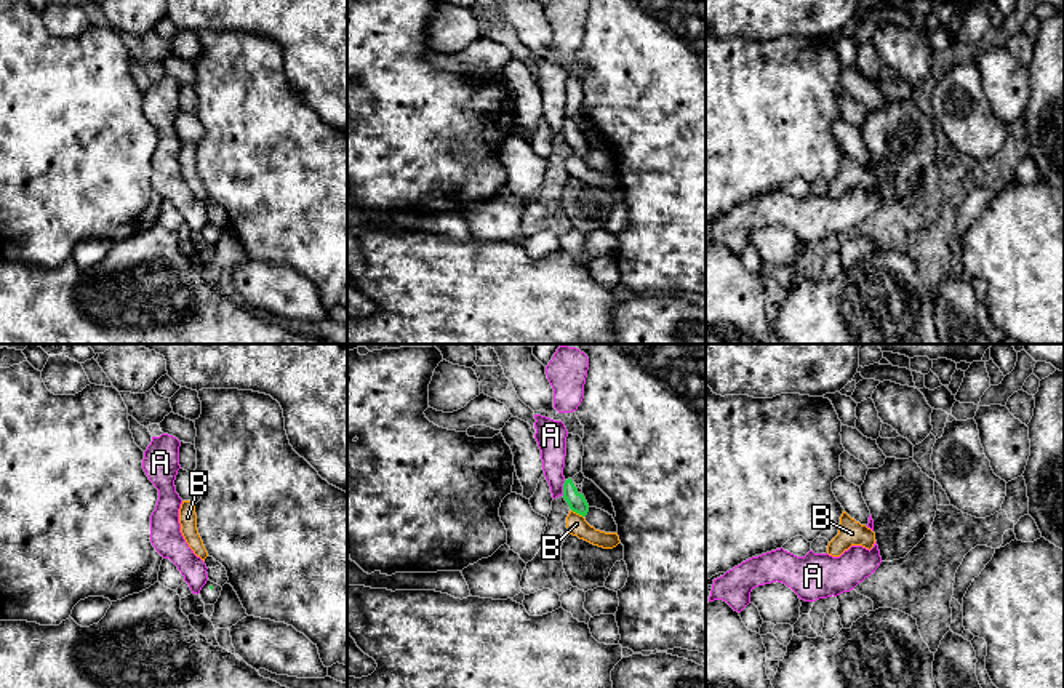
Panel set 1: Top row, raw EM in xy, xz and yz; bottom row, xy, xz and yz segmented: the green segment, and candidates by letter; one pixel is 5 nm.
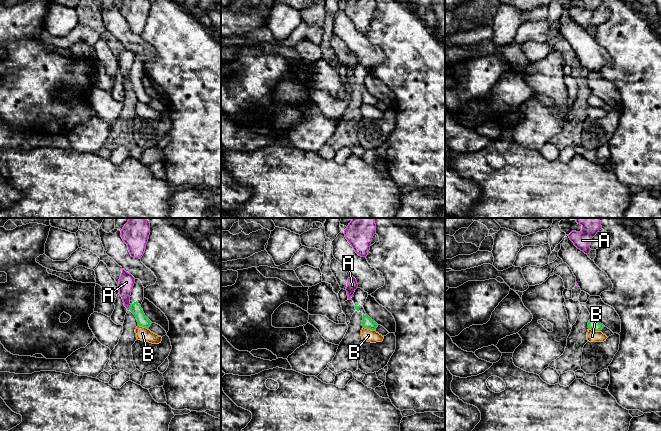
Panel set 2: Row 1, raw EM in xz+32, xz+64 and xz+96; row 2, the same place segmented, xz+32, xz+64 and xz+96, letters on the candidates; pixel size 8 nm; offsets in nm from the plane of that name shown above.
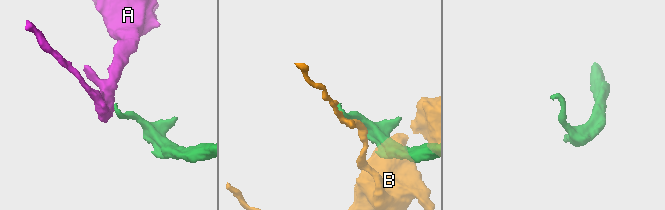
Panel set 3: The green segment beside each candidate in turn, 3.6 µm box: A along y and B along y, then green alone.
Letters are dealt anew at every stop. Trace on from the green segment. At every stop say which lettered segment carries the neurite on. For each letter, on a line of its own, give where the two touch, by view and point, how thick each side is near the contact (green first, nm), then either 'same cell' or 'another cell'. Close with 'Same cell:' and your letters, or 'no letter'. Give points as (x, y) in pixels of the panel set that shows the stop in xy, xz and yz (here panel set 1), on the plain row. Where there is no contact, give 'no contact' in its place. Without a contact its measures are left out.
A: contact xz (564, 130); calibres 90 and 140 nm; another cell
B: contact xz (578, 154); calibres 90 and 100 nm; another cell
Same cell: no letter

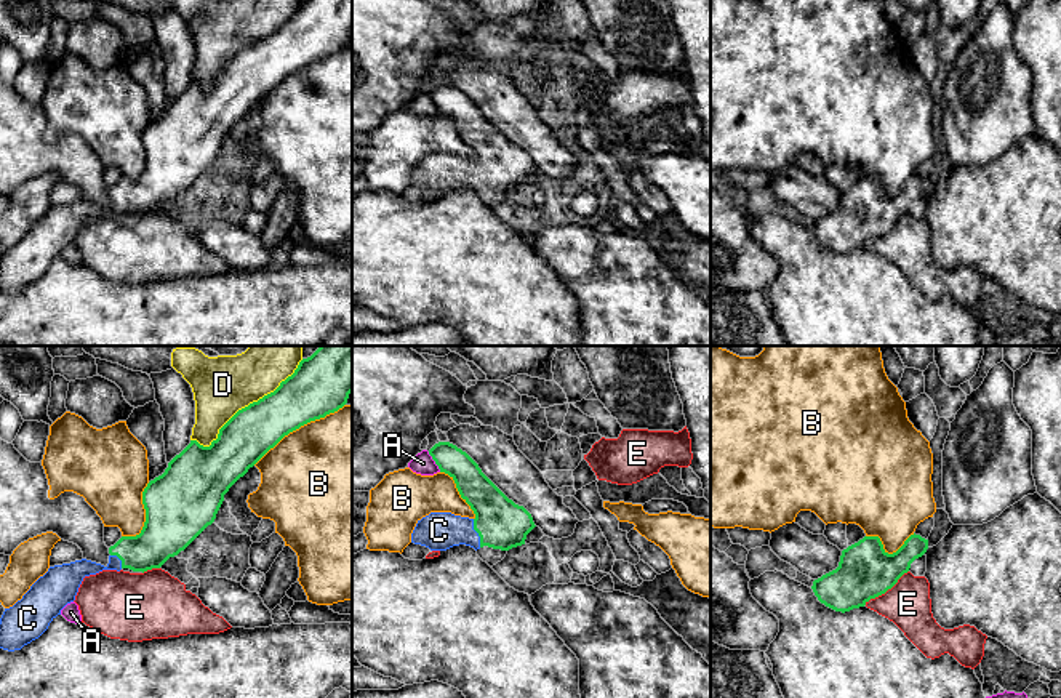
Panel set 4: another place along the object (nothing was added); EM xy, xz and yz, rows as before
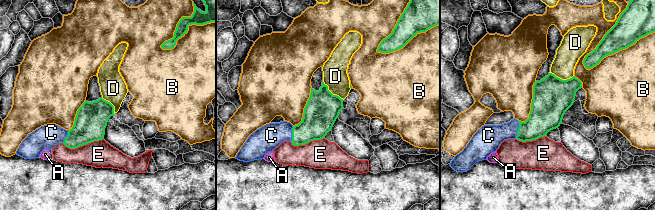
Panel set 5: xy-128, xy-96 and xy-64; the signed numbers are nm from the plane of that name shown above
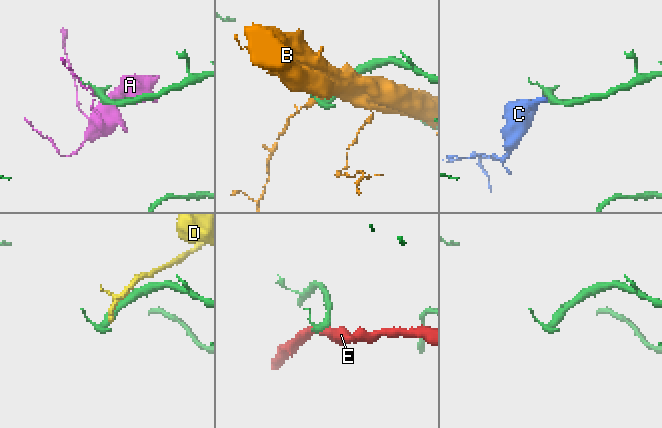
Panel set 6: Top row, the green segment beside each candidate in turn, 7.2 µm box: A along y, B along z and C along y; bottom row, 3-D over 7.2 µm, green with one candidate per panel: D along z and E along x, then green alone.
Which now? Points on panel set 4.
A: contact xz (434, 101); calibres 160 and 110 nm; another cell
B: contact xy (298, 69); calibres 280 and 500 nm; another cell
C: contact xz (477, 173); calibres 260 and 190 nm; same cell
D: contact xy (245, 48); calibres 240 and 280 nm; another cell
E: contact yz (885, 232); calibres 280 and 240 nm; another cell
Same cell: C

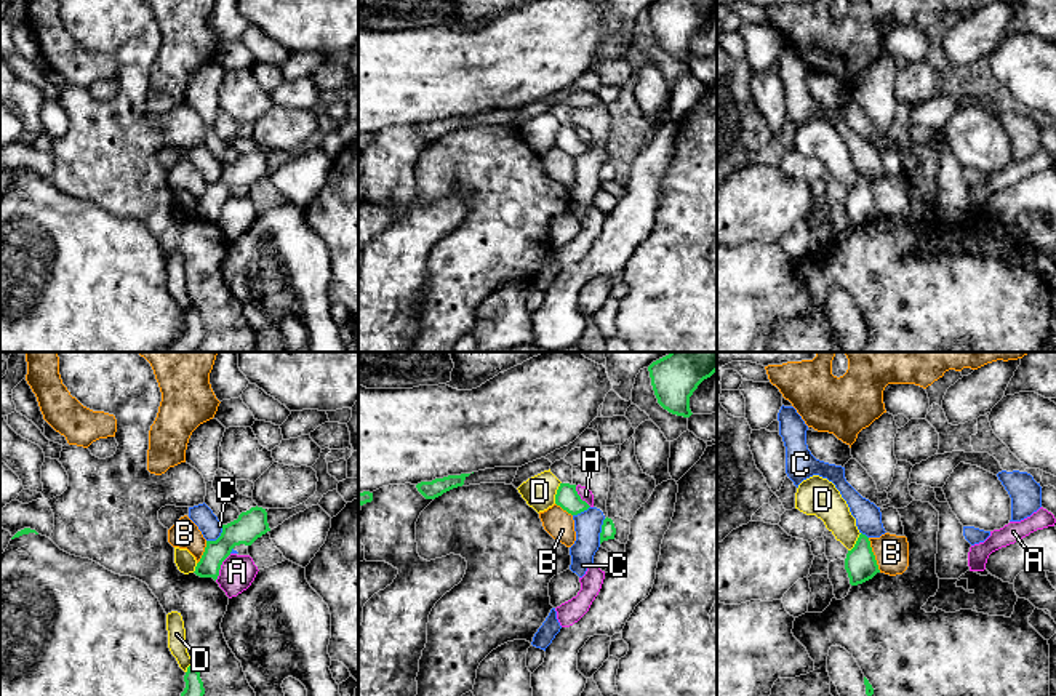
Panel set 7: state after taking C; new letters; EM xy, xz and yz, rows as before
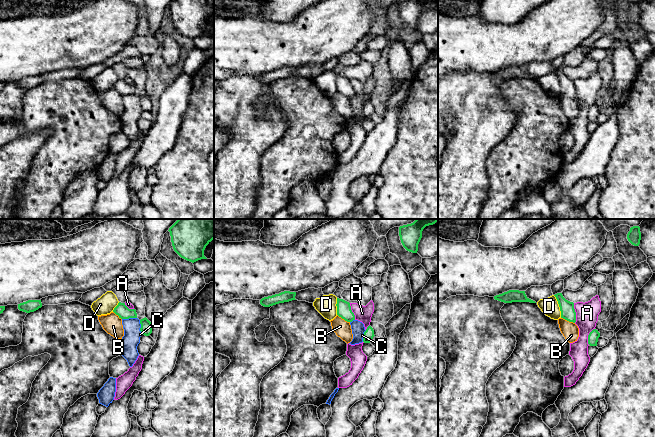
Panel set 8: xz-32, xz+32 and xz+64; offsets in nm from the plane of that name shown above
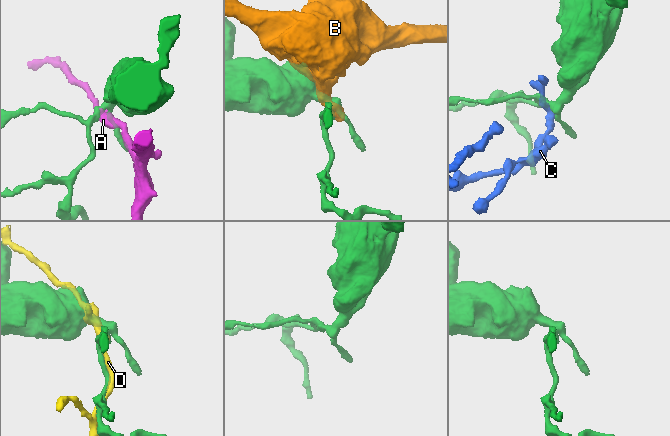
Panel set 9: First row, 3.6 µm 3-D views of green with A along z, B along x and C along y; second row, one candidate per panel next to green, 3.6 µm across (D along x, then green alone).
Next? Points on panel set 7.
A: contact xy (220, 208); calibres 150 and 180 nm; another cell
B: contact yz (874, 197); calibres 160 and 180 nm; another cell
C: contact xz (602, 173); calibres 70 and 140 nm; another cell
D: contact xz (557, 135); calibres 120 and 160 nm; another cell
Same cell: no letter

